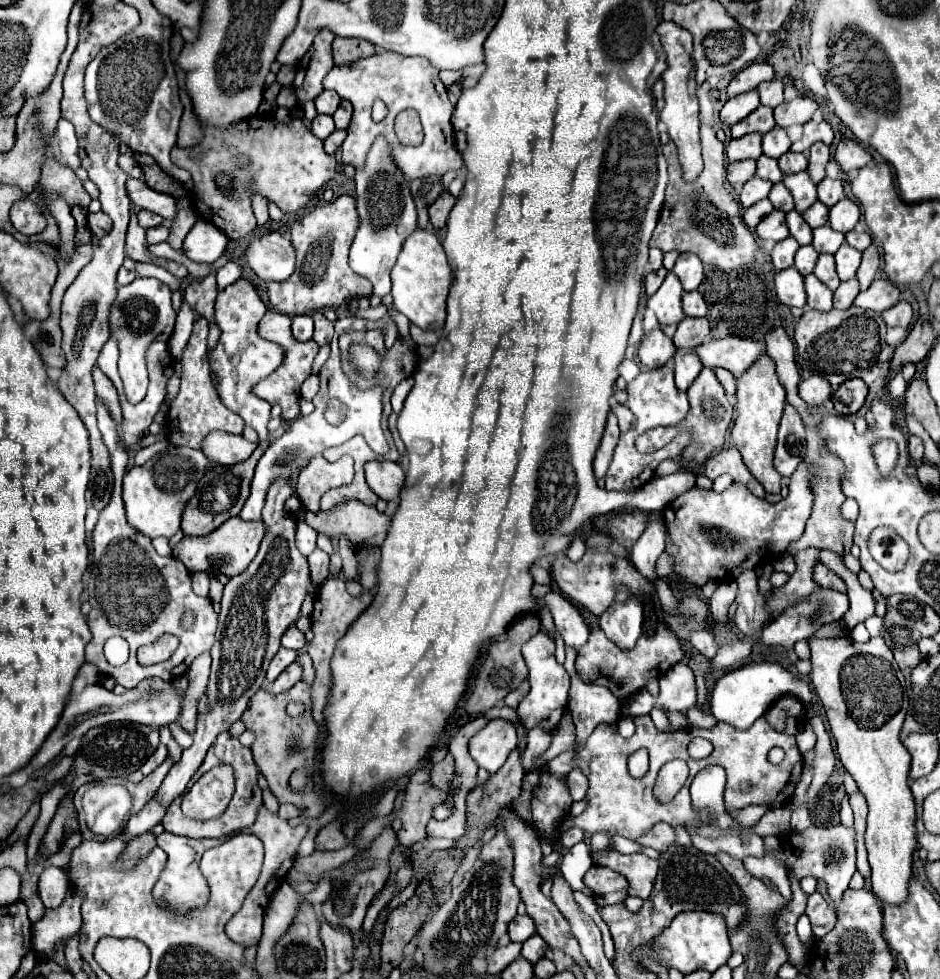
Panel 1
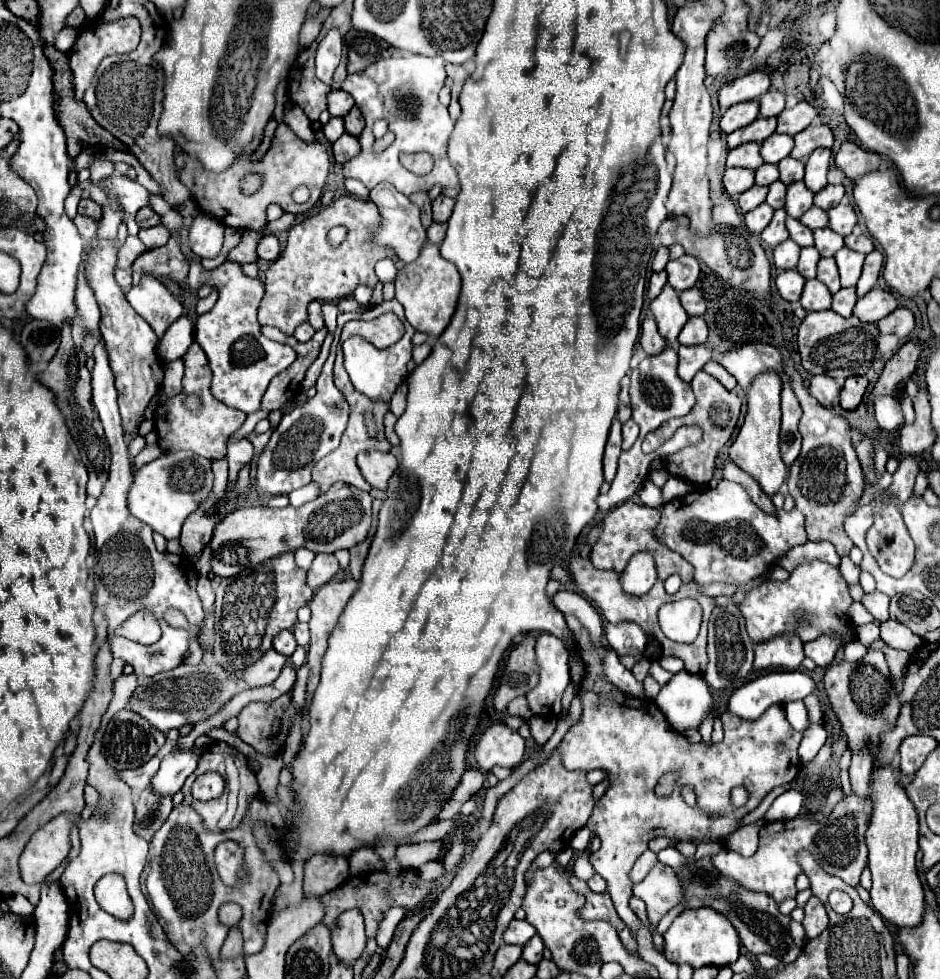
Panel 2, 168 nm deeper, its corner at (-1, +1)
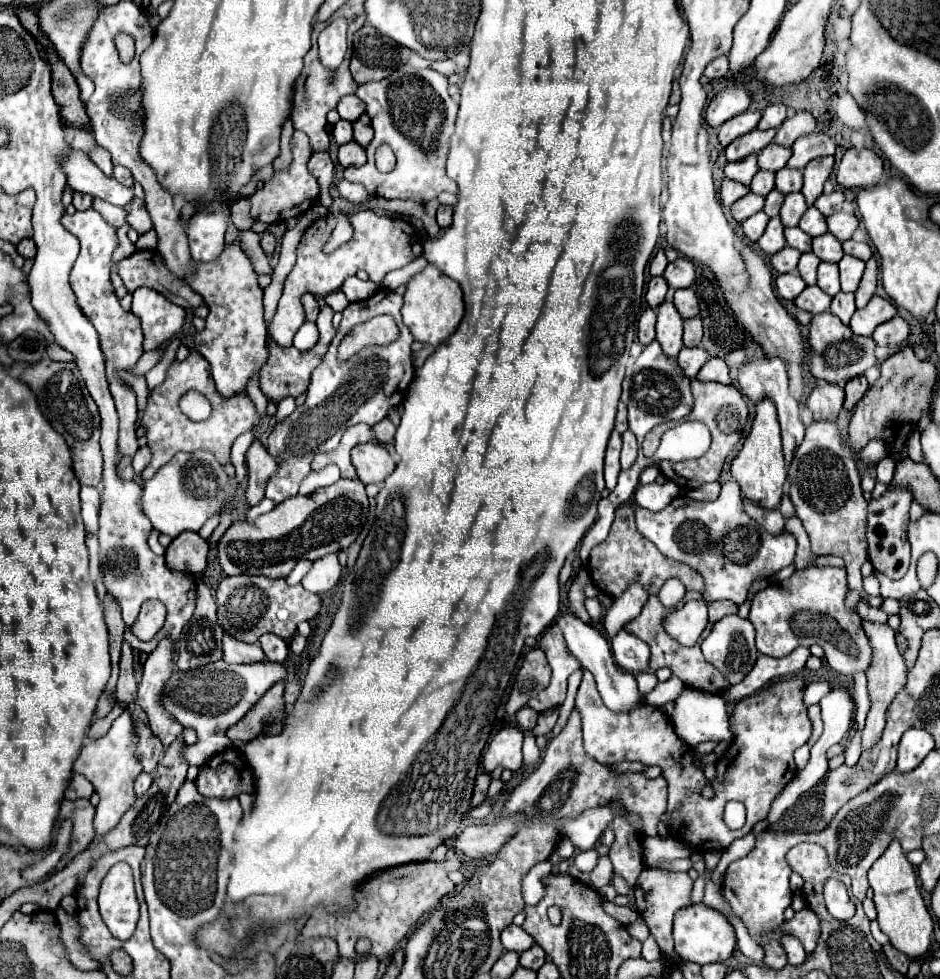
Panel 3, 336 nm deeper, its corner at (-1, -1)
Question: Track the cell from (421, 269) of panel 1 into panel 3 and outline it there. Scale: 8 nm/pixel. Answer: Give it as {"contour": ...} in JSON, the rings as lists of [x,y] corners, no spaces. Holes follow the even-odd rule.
{"contour":[[[428,264],[406,286],[408,290],[404,294],[402,320],[410,328],[414,340],[422,344],[432,344],[432,346],[438,346],[444,340],[448,340],[464,316],[464,300],[462,300],[462,290],[458,282],[454,282],[446,274],[438,272],[438,268]]]}

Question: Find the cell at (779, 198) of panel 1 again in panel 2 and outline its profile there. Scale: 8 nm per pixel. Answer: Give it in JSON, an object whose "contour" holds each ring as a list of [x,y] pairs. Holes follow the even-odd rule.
{"contour":[[[776,180],[774,184],[770,184],[770,192],[768,192],[766,202],[768,202],[774,210],[776,210],[776,208],[784,208],[784,204],[786,204],[786,186],[784,186],[780,180]]]}

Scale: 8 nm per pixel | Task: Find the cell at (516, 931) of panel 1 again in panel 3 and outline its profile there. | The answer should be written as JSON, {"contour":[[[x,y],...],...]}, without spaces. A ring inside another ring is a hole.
{"contour":[[[510,924],[504,932],[502,932],[502,944],[506,950],[512,950],[512,952],[524,952],[528,950],[530,946],[534,946],[534,940],[530,934],[526,934],[520,926],[516,924]]]}

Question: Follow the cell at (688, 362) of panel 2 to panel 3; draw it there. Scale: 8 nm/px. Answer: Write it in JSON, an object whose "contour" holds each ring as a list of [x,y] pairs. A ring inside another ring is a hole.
{"contour":[[[696,346],[696,348],[682,348],[682,352],[678,354],[678,364],[680,364],[680,368],[684,370],[684,374],[688,376],[688,378],[696,378],[696,374],[698,374],[698,370],[704,366],[704,362],[708,360],[708,354],[700,348],[700,346]]]}

